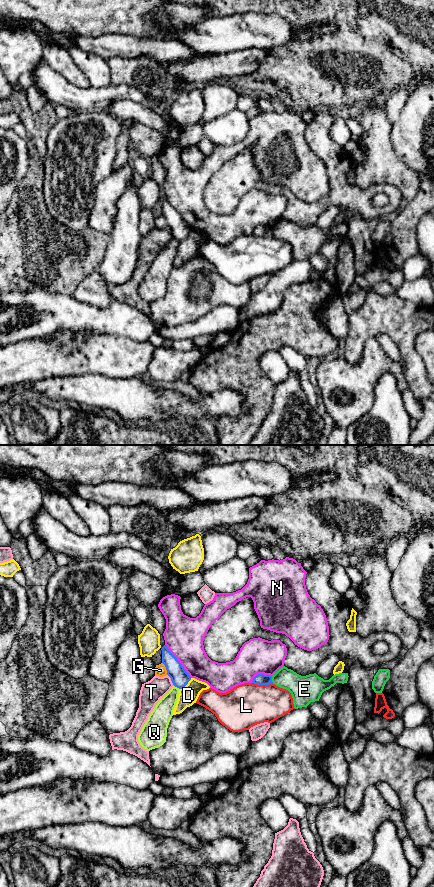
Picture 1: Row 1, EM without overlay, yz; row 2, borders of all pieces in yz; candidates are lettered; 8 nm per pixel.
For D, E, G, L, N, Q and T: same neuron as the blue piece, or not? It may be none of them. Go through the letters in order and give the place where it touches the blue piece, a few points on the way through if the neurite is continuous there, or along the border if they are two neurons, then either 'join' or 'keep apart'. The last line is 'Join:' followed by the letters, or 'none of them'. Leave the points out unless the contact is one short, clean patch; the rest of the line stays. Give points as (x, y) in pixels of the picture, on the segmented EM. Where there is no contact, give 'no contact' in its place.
D: contact yz (186, 684); keep apart
E: contact yz (271, 679); border yz (271, 676), (273, 682); keep apart
G: contact yz (166, 668); keep apart
L: contact yz (262, 684); keep apart
N: contact yz (178, 661); keep apart
Q: contact yz (177, 687); keep apart
T: contact yz (171, 680); keep apart
Join: none of them

